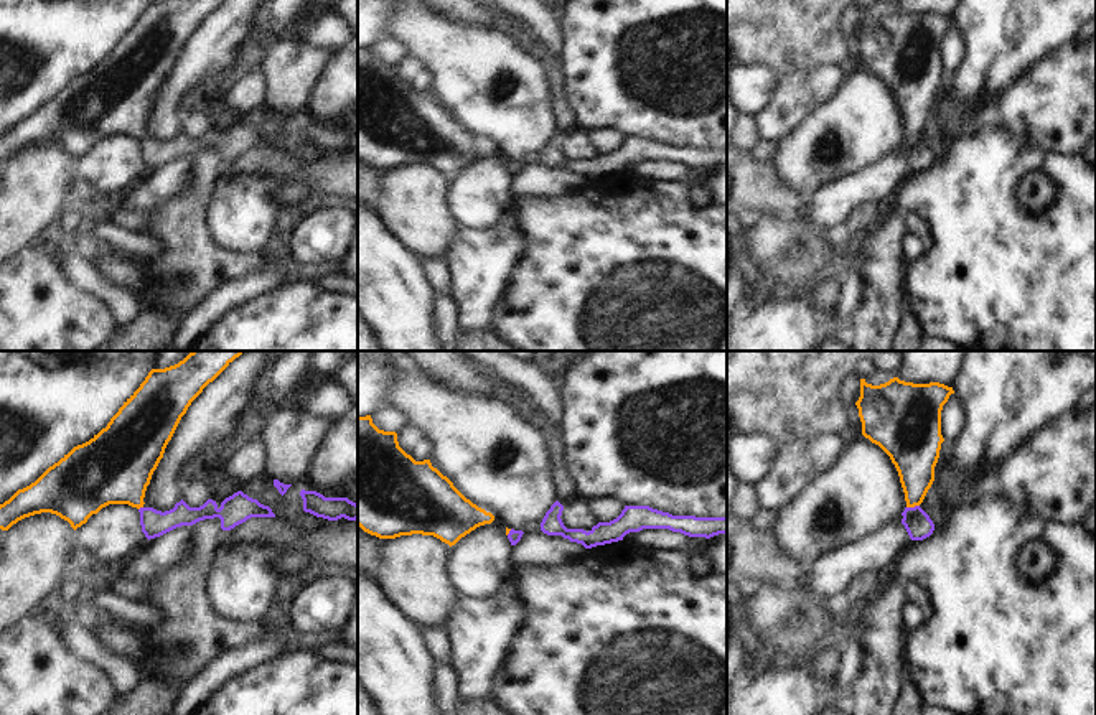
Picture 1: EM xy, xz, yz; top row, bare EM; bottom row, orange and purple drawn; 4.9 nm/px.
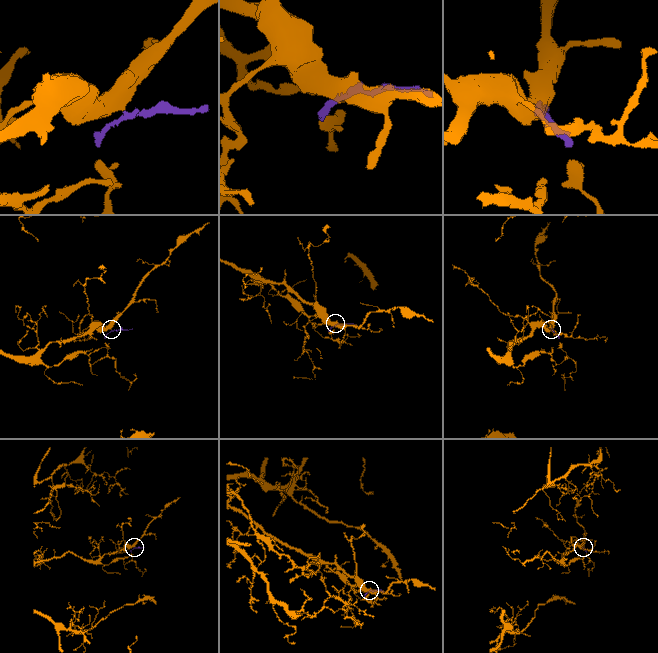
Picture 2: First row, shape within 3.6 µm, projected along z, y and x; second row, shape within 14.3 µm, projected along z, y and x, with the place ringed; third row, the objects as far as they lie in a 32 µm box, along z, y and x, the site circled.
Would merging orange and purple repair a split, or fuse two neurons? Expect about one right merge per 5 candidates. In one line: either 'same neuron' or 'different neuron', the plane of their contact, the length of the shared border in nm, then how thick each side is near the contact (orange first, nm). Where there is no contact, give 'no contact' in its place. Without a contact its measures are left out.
same neuron; meets orange in yz; contact 70 nm long; 220 nm thick on the orange side, 130 nm on the other

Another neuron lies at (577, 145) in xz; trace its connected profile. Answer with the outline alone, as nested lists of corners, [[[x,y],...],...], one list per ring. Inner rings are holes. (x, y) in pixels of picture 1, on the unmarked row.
[[[580,129],[564,137],[560,150],[567,160],[583,160],[587,163],[598,155],[587,132]]]

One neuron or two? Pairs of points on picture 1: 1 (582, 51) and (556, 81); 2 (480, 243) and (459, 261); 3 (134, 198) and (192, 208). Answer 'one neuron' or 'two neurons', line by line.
1: two neurons
2: one neuron
3: two neurons

